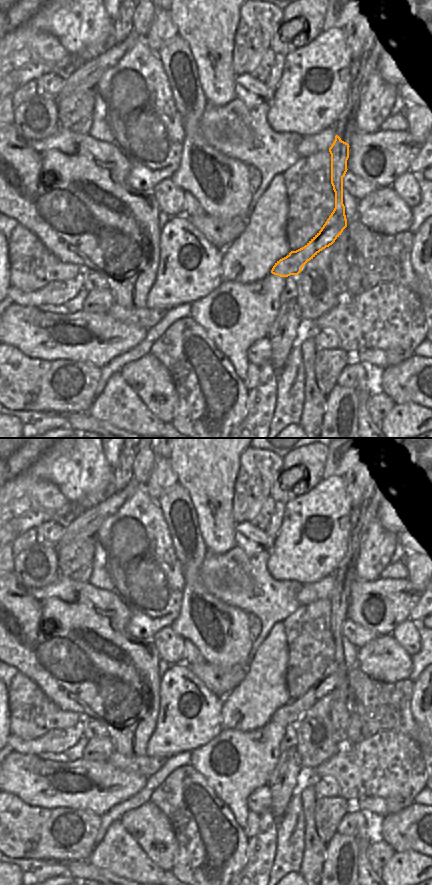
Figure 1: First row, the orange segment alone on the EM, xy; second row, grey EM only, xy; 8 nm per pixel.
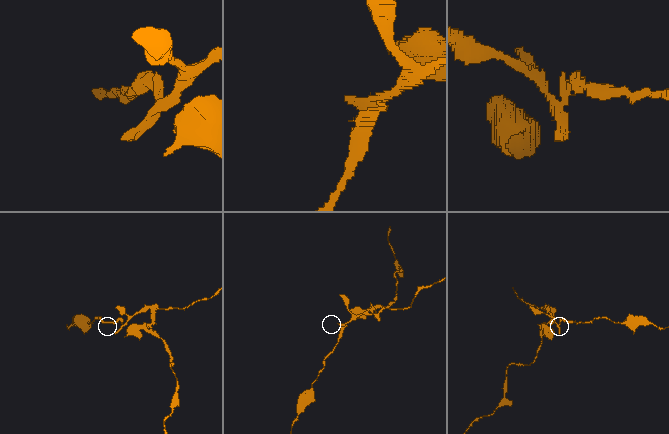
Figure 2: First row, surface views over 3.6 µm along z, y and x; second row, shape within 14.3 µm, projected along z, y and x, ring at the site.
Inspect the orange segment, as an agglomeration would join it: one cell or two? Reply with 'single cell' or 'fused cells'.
fused cells

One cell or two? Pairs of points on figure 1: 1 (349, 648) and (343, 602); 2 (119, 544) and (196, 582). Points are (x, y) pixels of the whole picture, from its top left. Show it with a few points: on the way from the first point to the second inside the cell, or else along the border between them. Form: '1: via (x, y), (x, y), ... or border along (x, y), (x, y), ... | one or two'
1: border along (343, 636), (358, 649) | two
2: border along (174, 554), (180, 564), (184, 578), (182, 599) | two

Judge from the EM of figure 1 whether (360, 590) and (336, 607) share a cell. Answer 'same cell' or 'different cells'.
different cells

